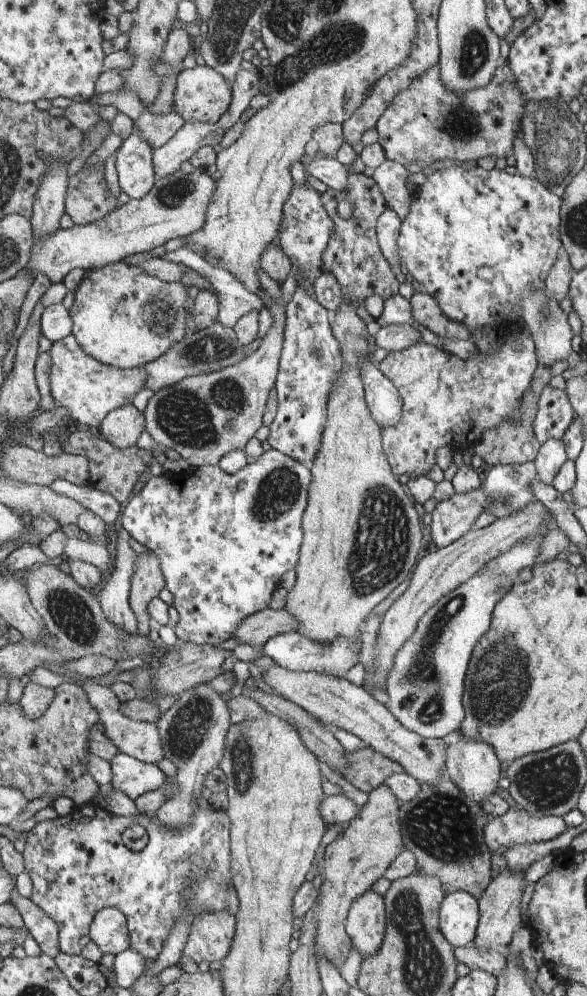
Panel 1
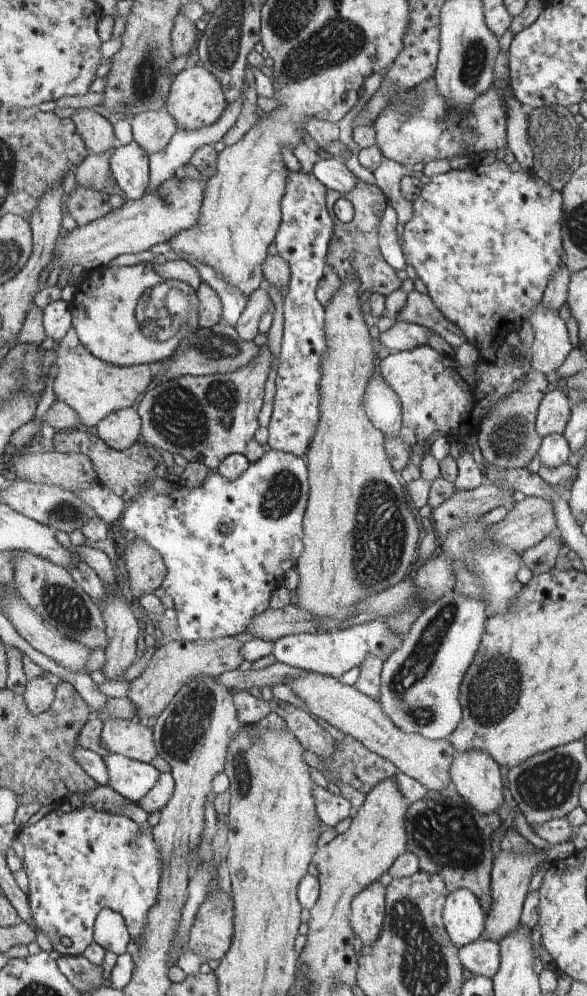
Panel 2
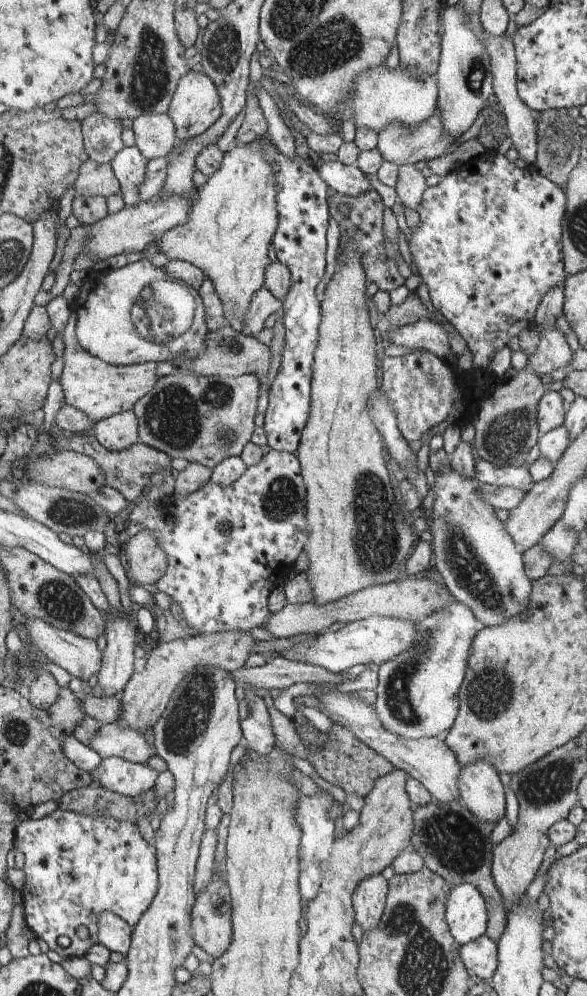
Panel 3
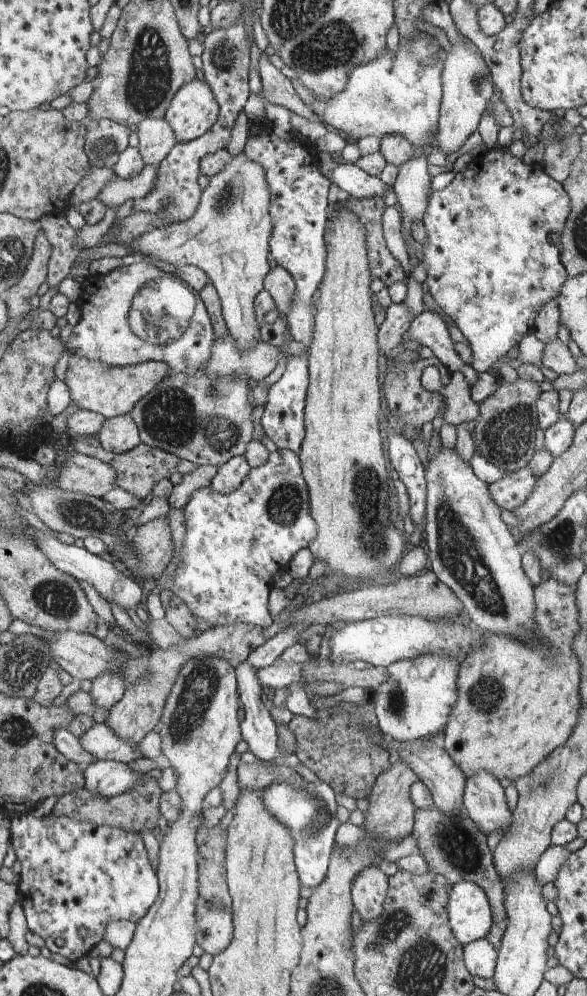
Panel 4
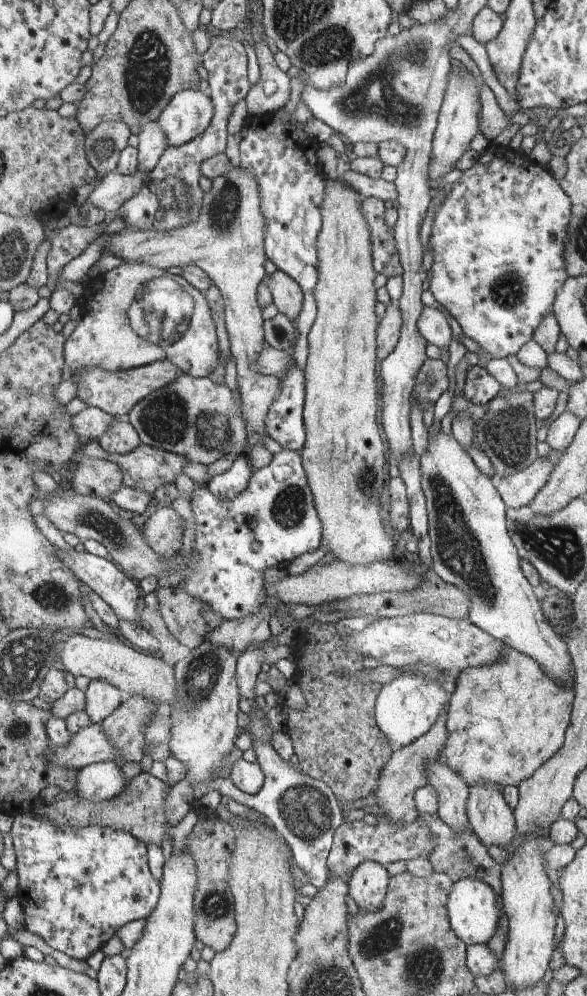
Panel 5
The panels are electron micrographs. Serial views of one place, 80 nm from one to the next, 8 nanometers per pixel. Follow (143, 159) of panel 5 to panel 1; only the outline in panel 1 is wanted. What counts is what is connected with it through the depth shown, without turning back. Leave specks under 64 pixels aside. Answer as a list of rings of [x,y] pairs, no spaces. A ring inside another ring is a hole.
[[[143,108],[140,115],[133,121],[136,135],[151,148],[156,149],[165,144],[170,136],[183,124],[180,116],[173,113],[151,114]]]

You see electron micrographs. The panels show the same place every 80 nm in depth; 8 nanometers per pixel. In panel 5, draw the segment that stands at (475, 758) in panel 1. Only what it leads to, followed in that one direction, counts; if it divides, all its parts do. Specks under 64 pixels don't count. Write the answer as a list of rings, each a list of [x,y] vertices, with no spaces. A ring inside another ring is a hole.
[[[486,783],[470,787],[466,810],[469,827],[485,848],[507,847],[516,835],[512,810],[497,788]]]

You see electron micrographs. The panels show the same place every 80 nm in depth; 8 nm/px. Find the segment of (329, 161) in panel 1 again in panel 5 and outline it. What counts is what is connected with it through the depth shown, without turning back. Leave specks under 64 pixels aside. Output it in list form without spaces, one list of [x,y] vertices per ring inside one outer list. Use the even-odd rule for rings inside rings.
[[[344,171],[339,180],[343,181],[346,185],[353,187],[364,198],[379,198],[383,202],[389,200],[396,200],[396,186],[394,182],[387,182],[381,178],[370,179],[365,175],[356,173],[355,171]]]

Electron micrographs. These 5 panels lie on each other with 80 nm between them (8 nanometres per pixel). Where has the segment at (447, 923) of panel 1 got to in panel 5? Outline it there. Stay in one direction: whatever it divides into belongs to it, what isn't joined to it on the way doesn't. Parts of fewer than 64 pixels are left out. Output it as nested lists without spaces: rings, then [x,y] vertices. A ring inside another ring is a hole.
[[[464,878],[455,881],[454,889],[451,890],[450,898],[447,901],[447,914],[454,933],[466,945],[485,945],[495,934],[498,925],[500,910],[496,903],[499,903],[500,900],[500,894],[496,895],[495,891],[486,882],[481,882],[481,879]]]

